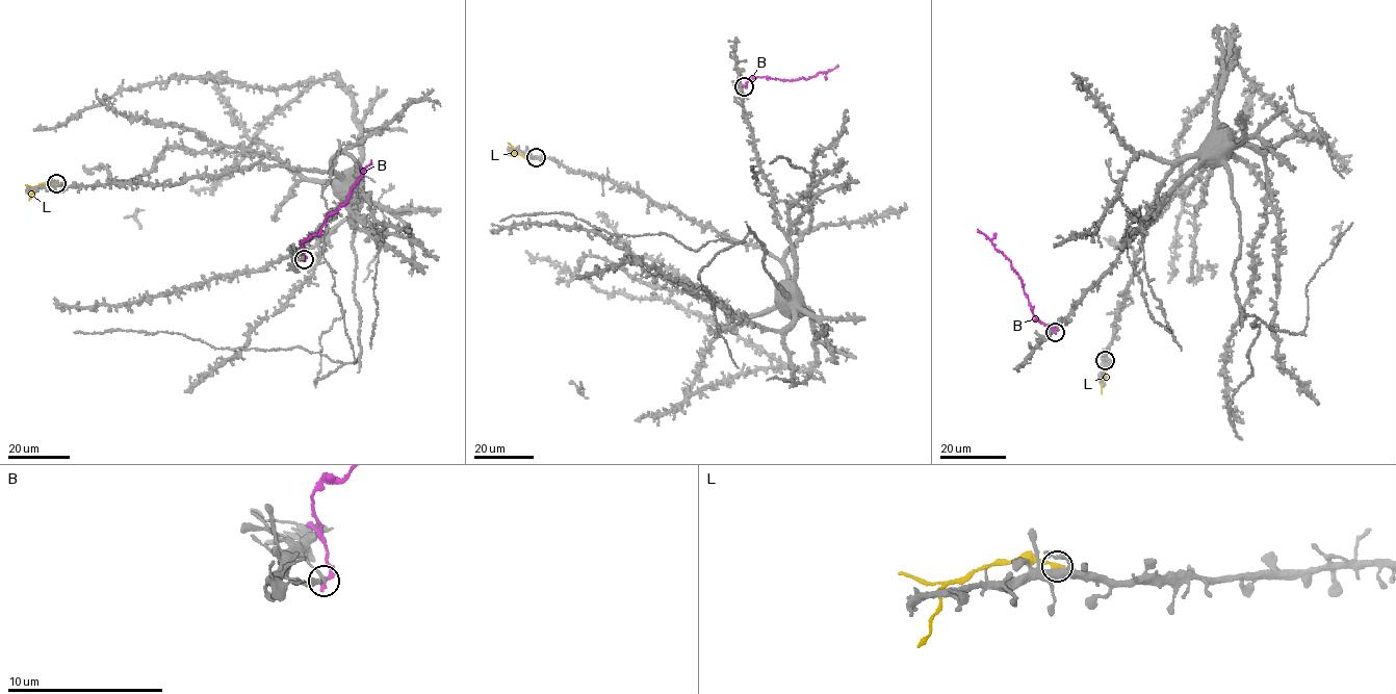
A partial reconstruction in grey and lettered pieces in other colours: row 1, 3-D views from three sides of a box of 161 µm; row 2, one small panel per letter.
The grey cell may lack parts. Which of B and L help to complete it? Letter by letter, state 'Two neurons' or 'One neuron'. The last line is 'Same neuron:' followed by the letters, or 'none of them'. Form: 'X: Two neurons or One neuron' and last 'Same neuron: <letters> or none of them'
B: Two neurons
L: Two neurons
Same neuron: none of them

